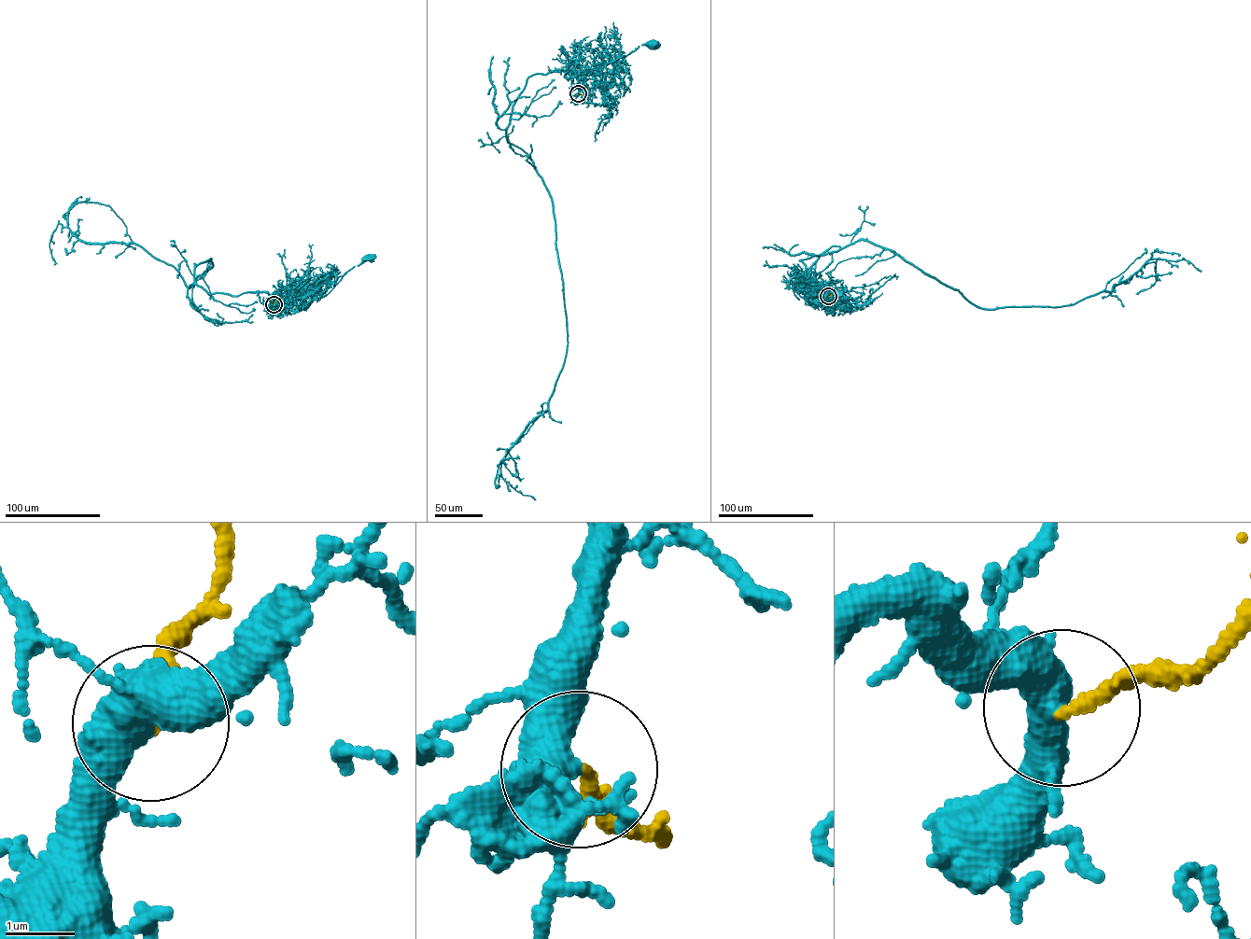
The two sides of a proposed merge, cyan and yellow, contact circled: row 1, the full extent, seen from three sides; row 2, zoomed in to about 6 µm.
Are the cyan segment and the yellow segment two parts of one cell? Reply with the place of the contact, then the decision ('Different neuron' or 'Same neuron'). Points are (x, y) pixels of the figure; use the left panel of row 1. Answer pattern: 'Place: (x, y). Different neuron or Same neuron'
Place: (274, 304). Same neuron

